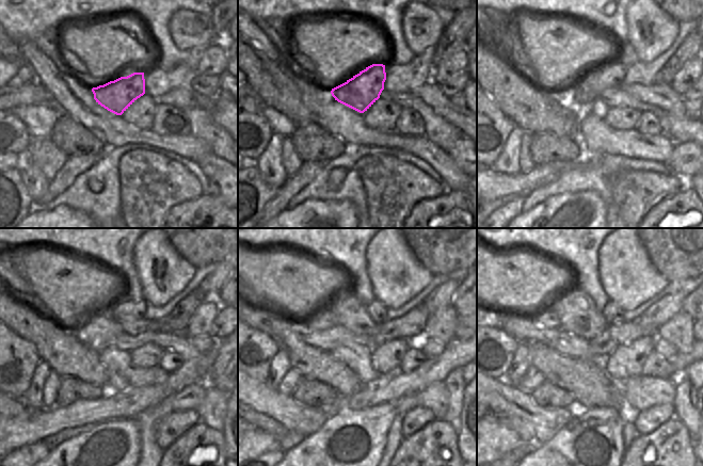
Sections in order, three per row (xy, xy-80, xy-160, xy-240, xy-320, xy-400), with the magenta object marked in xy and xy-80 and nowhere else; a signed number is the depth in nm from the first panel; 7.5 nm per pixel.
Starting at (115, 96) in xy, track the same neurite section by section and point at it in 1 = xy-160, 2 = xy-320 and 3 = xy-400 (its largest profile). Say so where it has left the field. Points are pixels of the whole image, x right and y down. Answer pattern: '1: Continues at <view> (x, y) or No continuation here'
1: Continues at xy-160 (610, 75)
2: Continues at xy-320 (378, 311)
3: Continues at xy-400 (613, 315)

